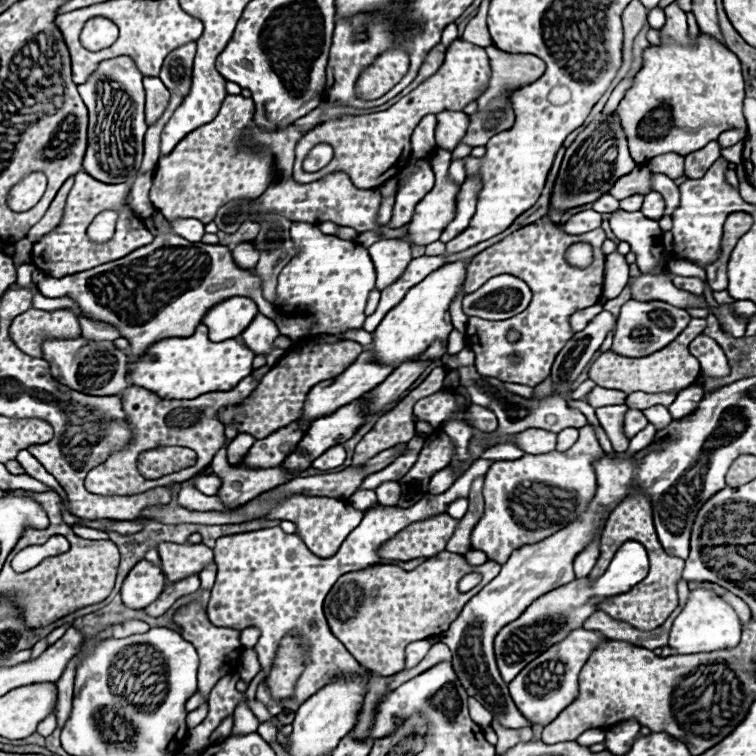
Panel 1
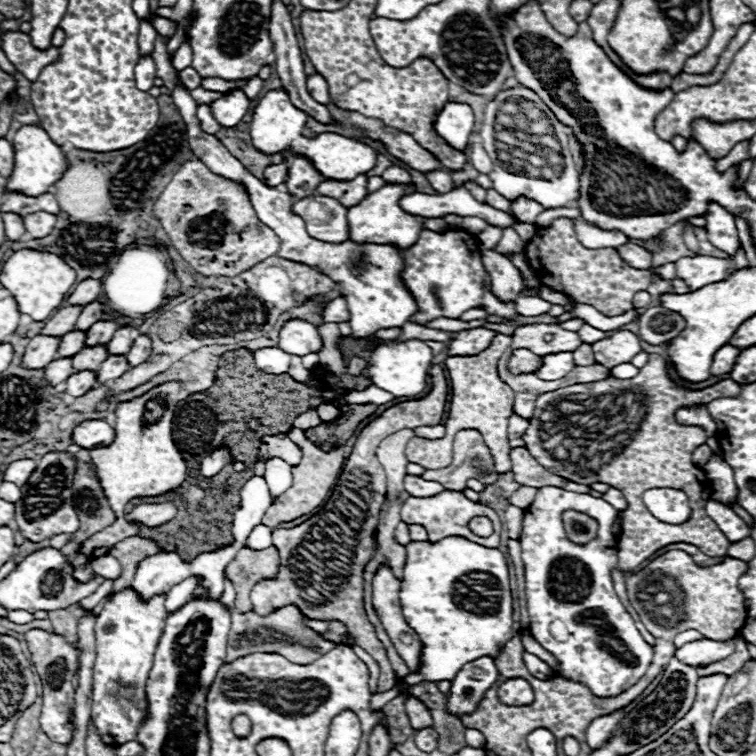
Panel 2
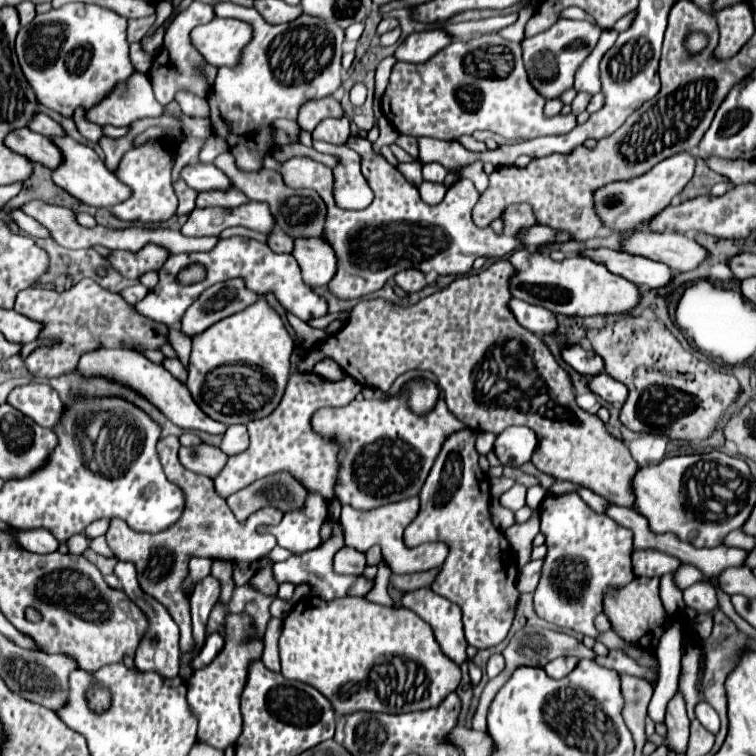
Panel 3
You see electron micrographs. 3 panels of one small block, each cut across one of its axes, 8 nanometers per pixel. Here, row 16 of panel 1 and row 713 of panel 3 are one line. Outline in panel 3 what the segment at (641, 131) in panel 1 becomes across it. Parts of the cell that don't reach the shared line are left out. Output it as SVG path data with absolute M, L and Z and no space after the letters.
M676 692L674 698L668 702L666 728L668 728L666 744L670 748L674 748L678 754L686 752L686 746L688 746L688 716L686 716L686 702L684 702L682 692Z

